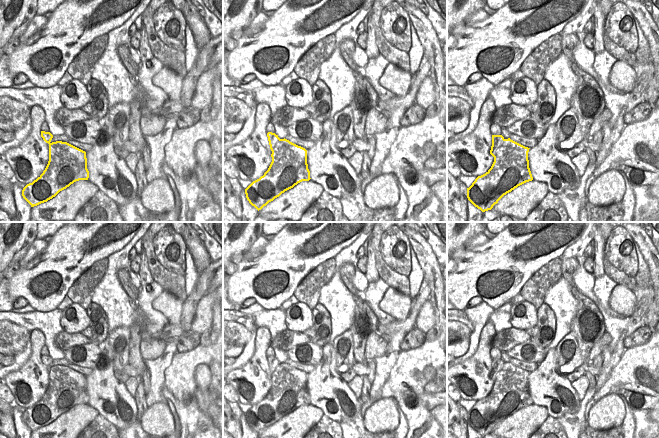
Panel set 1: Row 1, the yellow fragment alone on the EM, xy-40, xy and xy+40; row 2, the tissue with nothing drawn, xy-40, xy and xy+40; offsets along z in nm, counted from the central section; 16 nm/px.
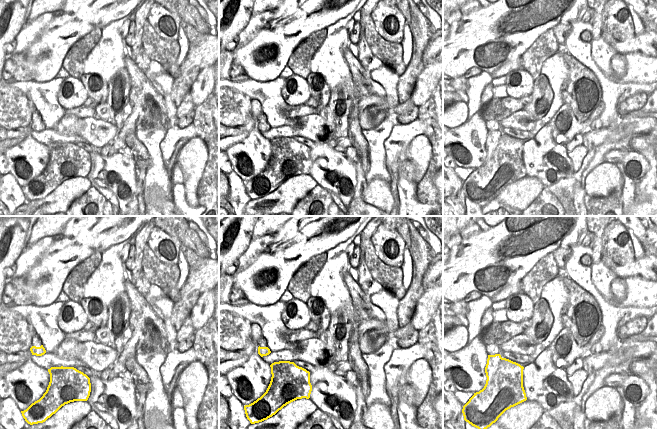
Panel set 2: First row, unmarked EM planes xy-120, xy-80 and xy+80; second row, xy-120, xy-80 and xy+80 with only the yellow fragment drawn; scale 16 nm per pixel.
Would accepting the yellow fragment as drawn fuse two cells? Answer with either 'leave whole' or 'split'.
split

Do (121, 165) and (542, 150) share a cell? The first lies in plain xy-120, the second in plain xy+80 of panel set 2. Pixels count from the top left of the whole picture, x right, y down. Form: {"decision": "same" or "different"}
{"decision": "same"}

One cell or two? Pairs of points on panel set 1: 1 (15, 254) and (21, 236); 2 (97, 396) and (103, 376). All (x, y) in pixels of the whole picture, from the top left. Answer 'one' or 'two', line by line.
1: one
2: one

